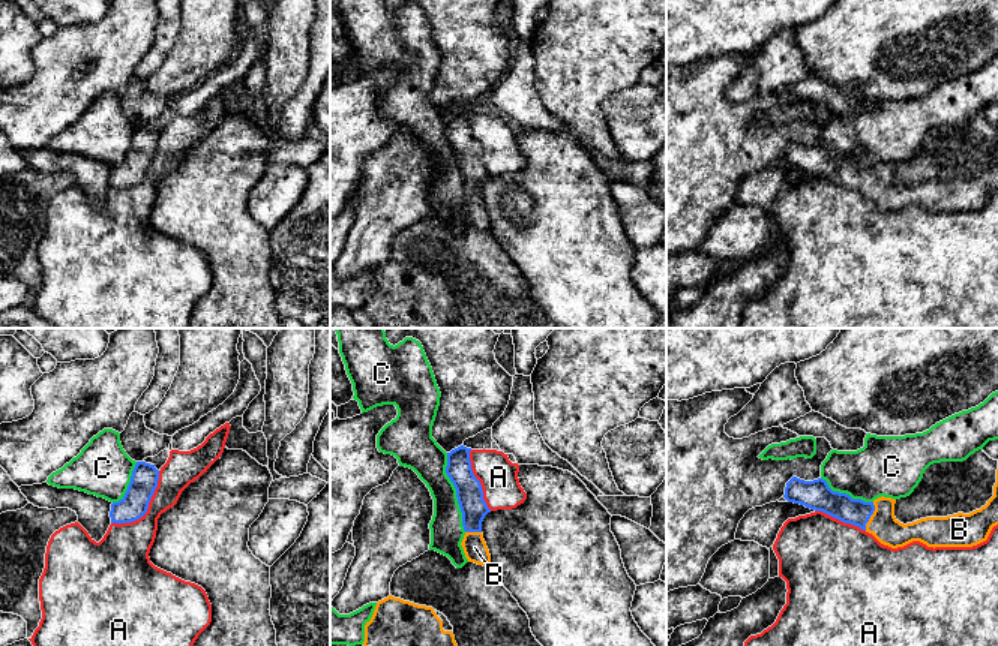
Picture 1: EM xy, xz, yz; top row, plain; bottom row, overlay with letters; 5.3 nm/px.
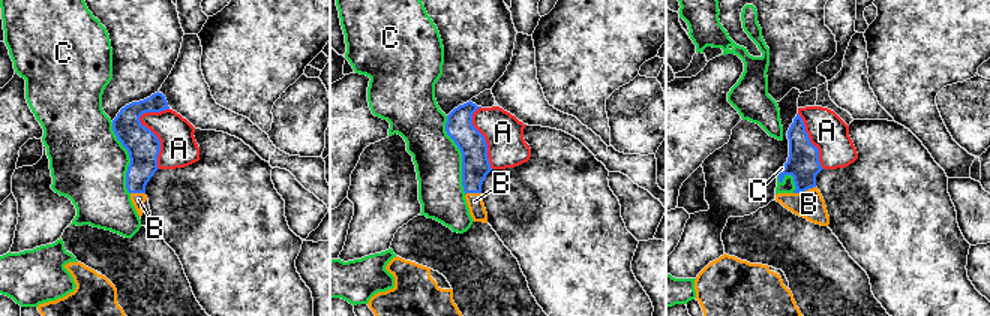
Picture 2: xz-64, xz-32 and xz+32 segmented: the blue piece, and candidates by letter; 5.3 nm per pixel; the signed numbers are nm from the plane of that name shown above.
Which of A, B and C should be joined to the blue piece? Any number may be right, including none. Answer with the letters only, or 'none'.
B

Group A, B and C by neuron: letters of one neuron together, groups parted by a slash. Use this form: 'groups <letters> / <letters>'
groups A / B / C

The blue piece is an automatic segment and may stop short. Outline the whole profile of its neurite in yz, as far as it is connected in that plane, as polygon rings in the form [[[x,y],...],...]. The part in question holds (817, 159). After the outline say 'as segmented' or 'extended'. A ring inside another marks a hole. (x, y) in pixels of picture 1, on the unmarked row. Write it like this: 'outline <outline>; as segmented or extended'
outline [[[998,133],[993,160],[984,171],[969,178],[926,181],[912,187],[900,187],[894,181],[896,163],[878,162],[873,166],[852,163],[846,157],[833,156],[822,142],[804,145],[792,141],[785,151],[788,166],[822,175],[843,187],[858,190],[891,213],[920,205],[927,211],[972,211],[987,204],[998,189]]]; extended

